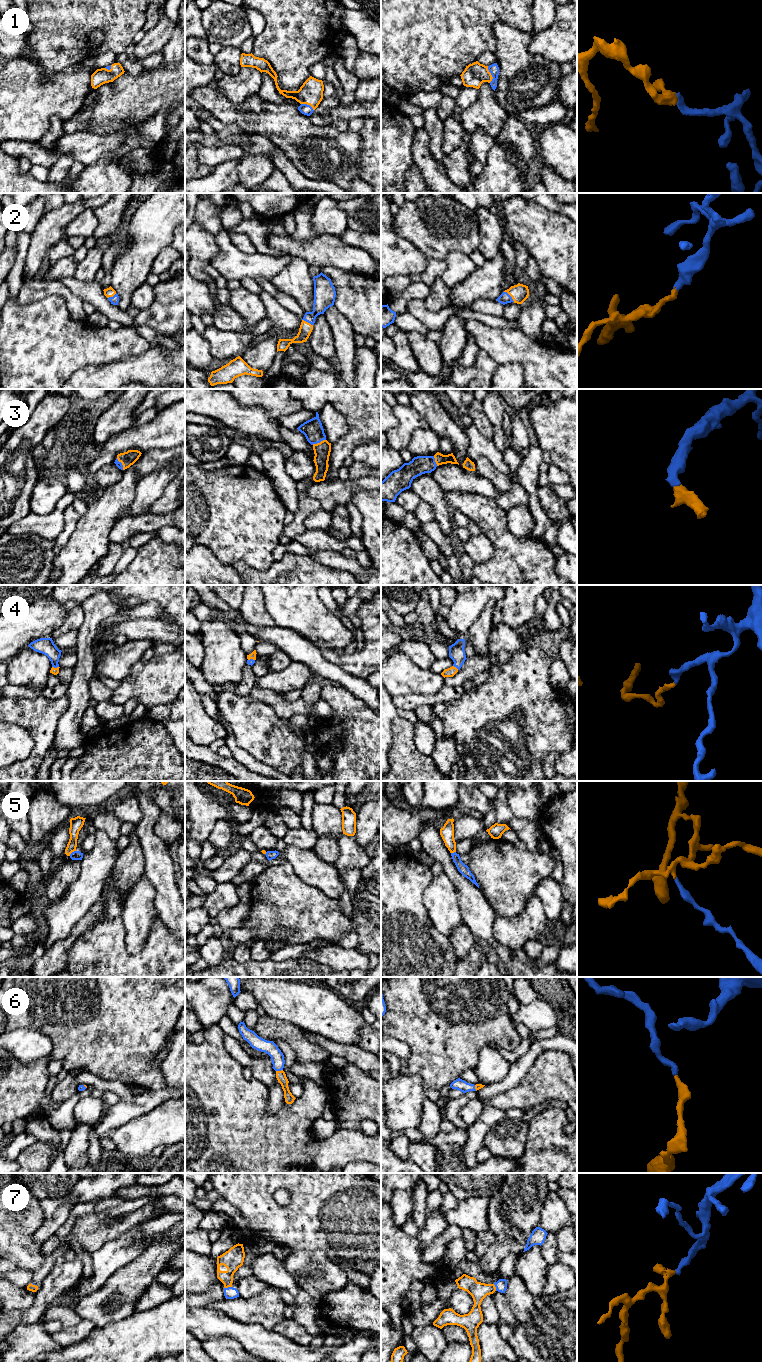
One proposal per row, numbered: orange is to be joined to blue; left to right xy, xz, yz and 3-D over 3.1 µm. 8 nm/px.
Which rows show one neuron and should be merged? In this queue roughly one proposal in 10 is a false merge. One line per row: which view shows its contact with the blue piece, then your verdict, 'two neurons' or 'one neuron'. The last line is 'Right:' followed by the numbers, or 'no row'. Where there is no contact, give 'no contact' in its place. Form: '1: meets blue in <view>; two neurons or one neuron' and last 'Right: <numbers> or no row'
1: meets blue in yz; one neuron
2: meets blue in yz; one neuron
3: meets blue in xz; one neuron
4: meets blue in yz; one neuron
5: meets blue in xy; two neurons
6: meets blue in xz; one neuron
7: meets blue in xz; one neuron
Right: 1, 2, 3, 4, 6, 7

